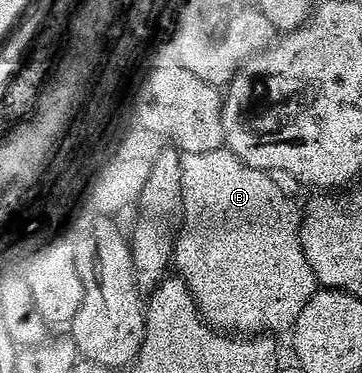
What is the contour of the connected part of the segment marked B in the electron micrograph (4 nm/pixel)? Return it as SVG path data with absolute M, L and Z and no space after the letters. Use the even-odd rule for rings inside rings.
M222 149L217 152L211 153L195 153L194 155L185 155L181 160L181 164L183 165L183 201L185 202L185 221L181 225L181 230L179 232L179 238L175 244L175 267L179 270L180 278L184 279L185 284L189 286L189 292L193 295L193 299L197 302L197 307L201 311L201 315L205 318L206 323L211 327L217 328L218 331L222 333L236 333L241 337L261 337L266 333L277 333L273 331L285 331L285 333L292 332L293 327L299 321L299 313L303 313L303 309L307 309L307 305L313 299L314 295L317 294L319 290L319 284L317 278L315 277L315 273L311 269L311 265L307 261L307 257L303 253L303 245L301 244L301 221L303 218L302 212L297 211L297 207L292 203L291 200L285 196L285 191L280 187L279 184L276 183L274 176L272 174L266 173L264 171L256 171L254 167L248 167L243 160L234 155L232 151L228 149Z

